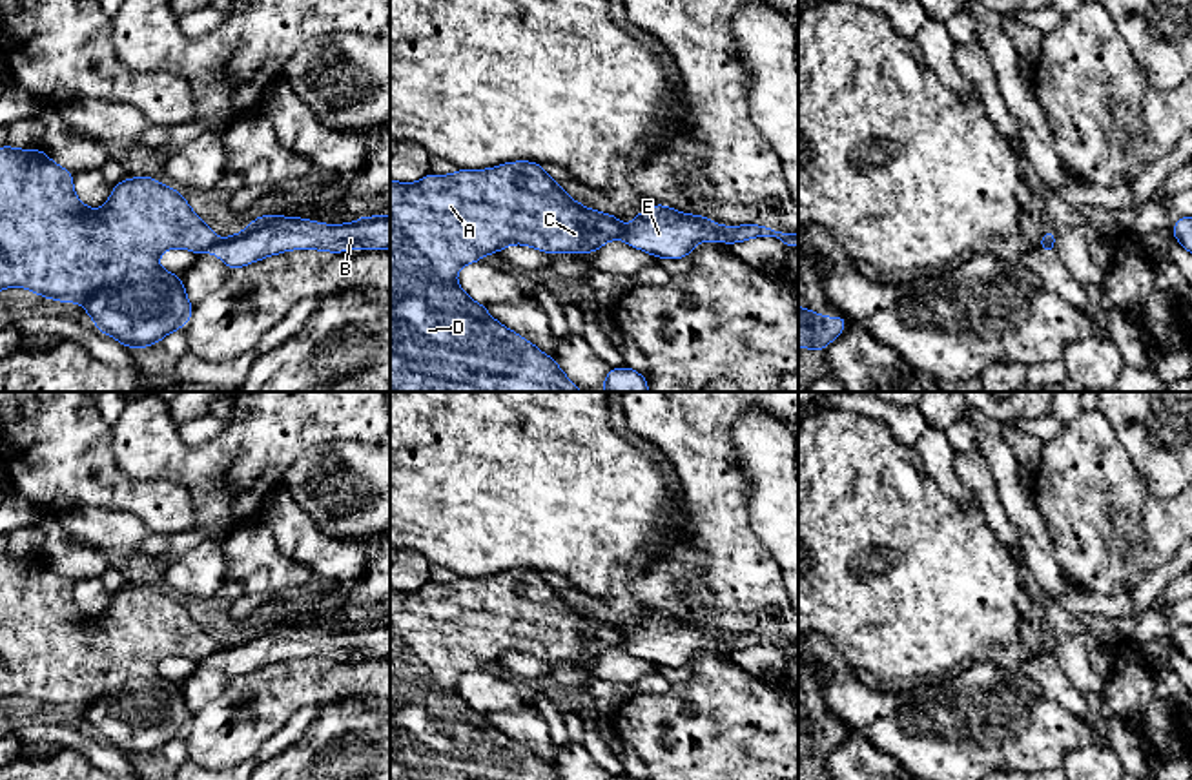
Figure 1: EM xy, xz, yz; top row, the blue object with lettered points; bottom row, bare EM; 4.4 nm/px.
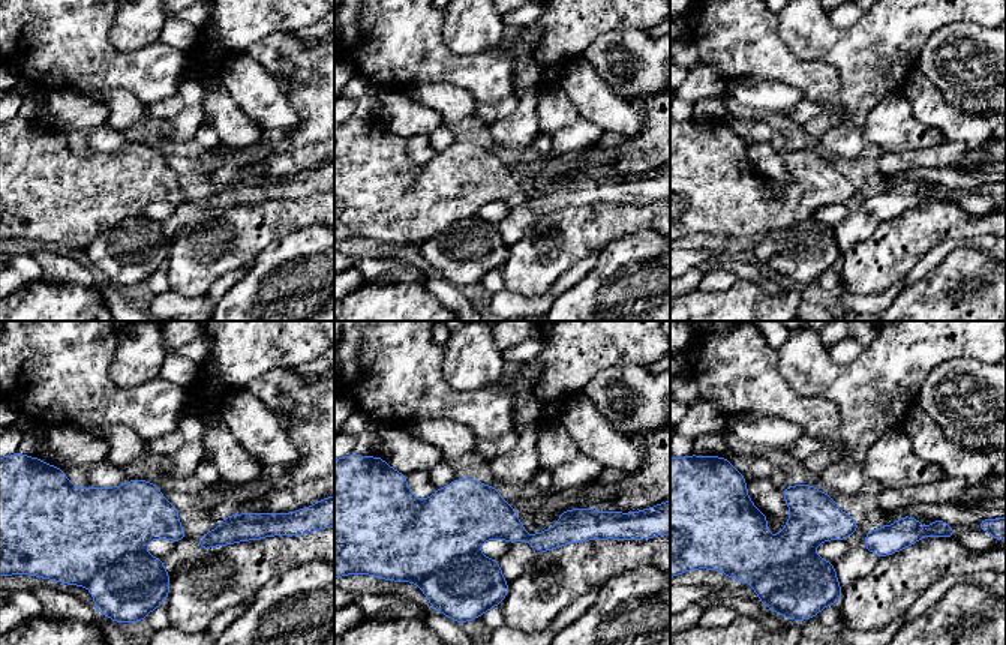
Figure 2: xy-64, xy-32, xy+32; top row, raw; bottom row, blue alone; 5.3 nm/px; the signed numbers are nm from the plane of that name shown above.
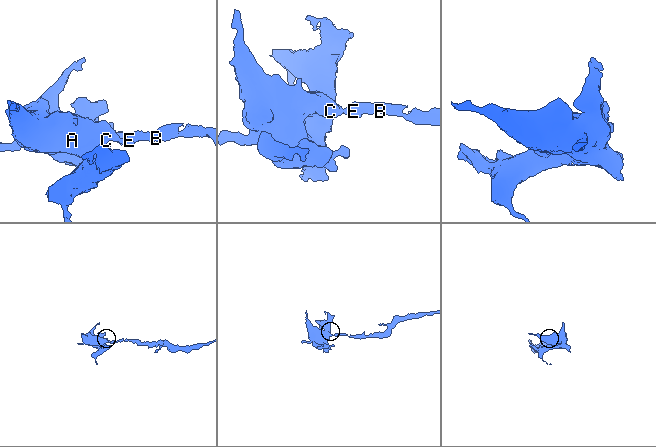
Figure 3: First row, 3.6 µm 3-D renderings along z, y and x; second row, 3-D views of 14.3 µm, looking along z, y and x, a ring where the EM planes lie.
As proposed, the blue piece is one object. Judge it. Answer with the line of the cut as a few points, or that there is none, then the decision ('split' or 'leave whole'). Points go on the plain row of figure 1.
cut in xy along (219, 647), (206, 658); split

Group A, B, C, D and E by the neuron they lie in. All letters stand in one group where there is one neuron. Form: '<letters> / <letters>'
A C D / B E

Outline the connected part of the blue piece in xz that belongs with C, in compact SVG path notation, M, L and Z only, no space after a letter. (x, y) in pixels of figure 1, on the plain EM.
M538 570L457 578L454 583L428 581L412 592L390 587L390 780L561 780L554 765L492 727L485 713L472 709L456 682L509 652L527 652L543 662L589 662L620 647L620 640L618 625L587 618L570 607Z

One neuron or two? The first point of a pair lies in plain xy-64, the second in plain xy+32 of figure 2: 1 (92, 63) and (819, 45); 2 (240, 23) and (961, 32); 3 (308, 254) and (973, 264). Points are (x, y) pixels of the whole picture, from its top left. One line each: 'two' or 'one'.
1: two
2: two
3: one

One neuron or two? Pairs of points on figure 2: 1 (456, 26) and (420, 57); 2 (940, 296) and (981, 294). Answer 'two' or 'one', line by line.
1: two
2: one

